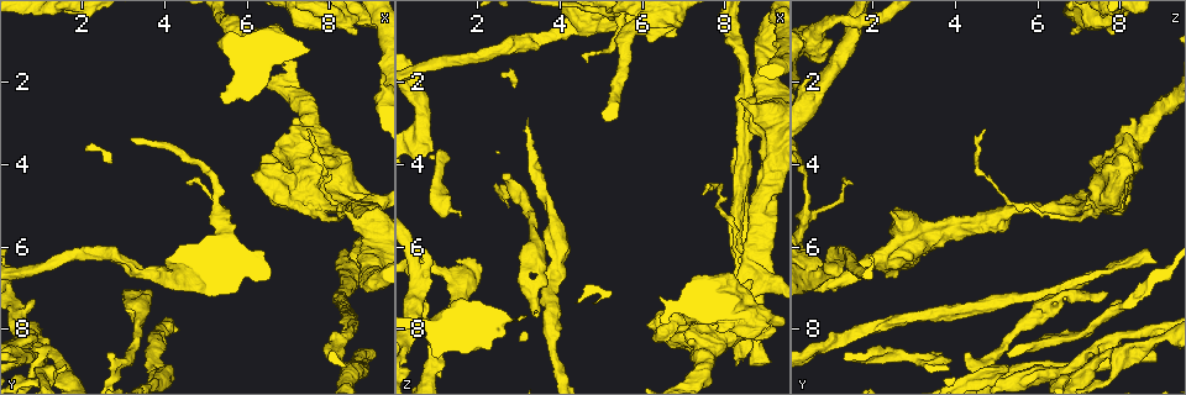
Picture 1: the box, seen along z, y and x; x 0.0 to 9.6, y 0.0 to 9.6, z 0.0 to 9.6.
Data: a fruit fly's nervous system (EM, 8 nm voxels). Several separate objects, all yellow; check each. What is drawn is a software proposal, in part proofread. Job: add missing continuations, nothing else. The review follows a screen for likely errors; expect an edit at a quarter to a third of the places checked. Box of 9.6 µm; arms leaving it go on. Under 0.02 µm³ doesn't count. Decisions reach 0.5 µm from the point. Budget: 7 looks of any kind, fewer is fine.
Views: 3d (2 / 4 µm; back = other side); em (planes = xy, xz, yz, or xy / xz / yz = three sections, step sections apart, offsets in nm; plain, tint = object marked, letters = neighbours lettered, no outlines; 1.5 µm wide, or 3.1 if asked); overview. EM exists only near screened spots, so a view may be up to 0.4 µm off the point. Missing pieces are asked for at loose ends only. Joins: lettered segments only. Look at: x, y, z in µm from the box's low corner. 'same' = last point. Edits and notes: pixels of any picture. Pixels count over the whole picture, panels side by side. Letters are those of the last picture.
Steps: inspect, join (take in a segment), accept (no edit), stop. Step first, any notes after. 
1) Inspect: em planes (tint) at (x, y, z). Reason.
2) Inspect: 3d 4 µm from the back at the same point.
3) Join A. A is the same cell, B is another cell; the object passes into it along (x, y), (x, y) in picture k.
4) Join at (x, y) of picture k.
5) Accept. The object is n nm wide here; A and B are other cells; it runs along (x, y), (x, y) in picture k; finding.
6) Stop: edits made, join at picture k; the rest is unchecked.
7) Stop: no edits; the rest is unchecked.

Inspect: 3d 4 µm at (8.60, 0.80, 6.75). Thick end.

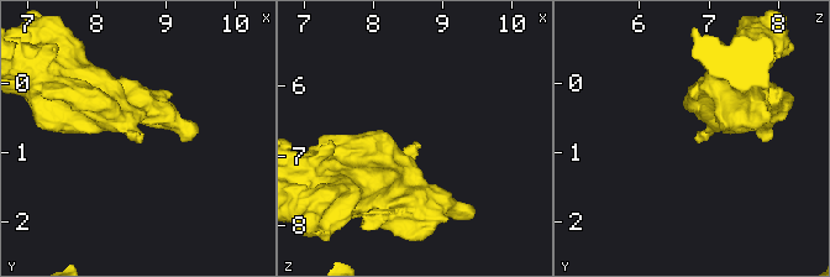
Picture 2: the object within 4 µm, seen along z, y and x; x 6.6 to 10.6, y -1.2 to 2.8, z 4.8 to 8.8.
Inspect: em planes (tint) at (8.55, 0.75, 6.80). Now the EM.

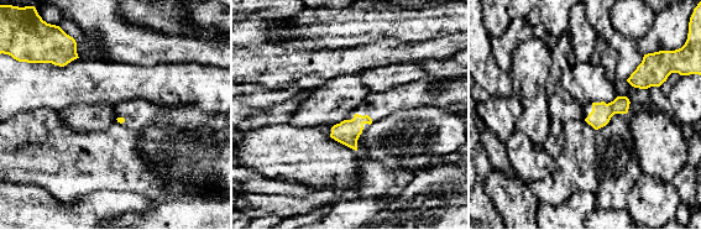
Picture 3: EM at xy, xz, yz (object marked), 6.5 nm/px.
Inspect: em planes (letters) at the same point. What lies round it.

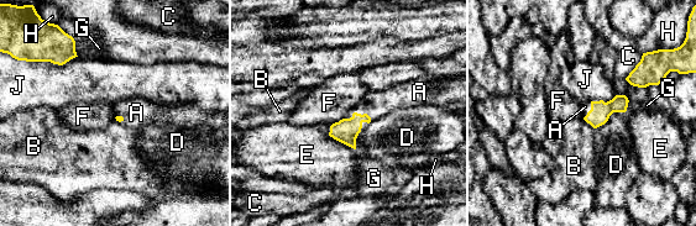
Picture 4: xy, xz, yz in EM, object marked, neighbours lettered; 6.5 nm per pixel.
Join at (376, 104) of picture 4. The longest contact is with J, 260 nm; A is the same cell, B, C, D, E, F, G, H and J are other cells; the object passes into it along (346, 130), (357, 114), (376, 104) in picture 4; the cell continues.

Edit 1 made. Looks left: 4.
Inspect: overview.

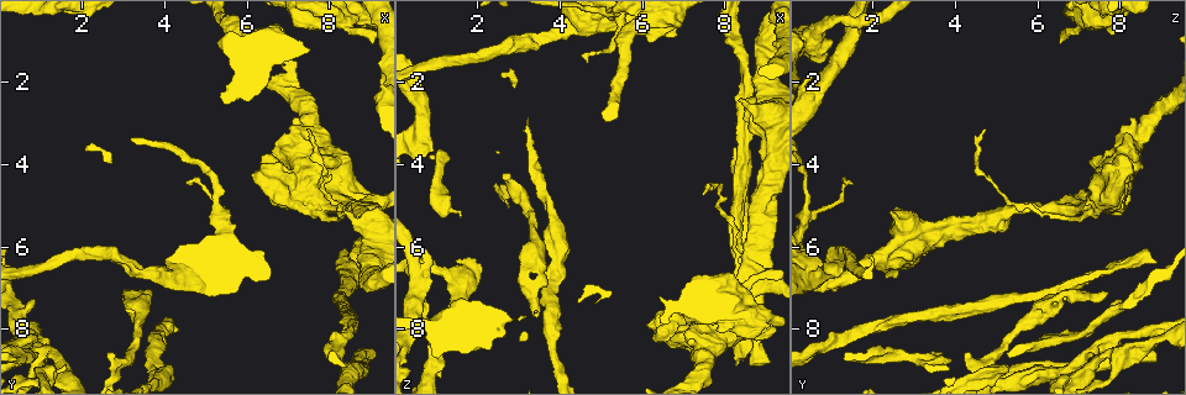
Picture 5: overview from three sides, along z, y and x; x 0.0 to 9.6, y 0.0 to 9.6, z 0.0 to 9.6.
Inspect: em planes (letters) at (8.30, 6.40, 8.85). Free end.

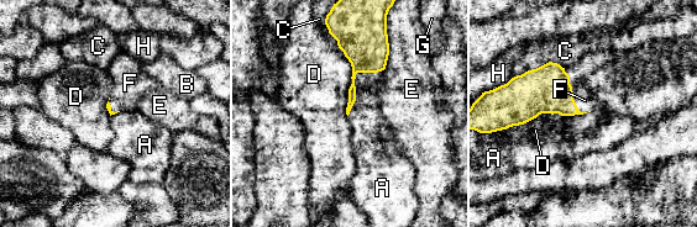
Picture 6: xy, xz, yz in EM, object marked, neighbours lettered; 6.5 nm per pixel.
Join at (578, 72) of picture 6. F is the same cell, A, B, C, D, E, G and H are other cells; the object passes into it along (546, 89), (572, 94), (578, 72) in picture 6; the cell continues.

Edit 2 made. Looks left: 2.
Inspect: em planes (letters) at (9.10, 8.50, 8.85).

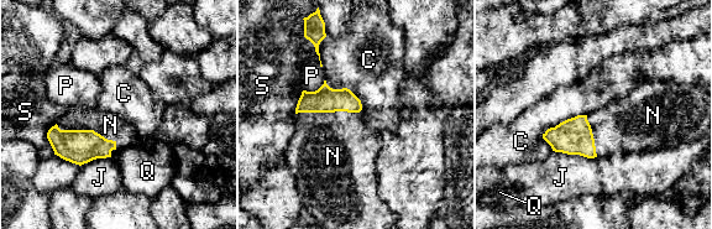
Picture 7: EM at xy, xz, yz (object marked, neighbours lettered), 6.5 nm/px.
Join at (110, 125) of picture 7. The longest contact is with N, 440 nm; N is the same cell, C, J, P, Q and S are other cells; the cell continues.

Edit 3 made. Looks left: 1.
Stop: edits made, join at picture 4, join at picture 6, join at picture 7; the rest is unchecked.

